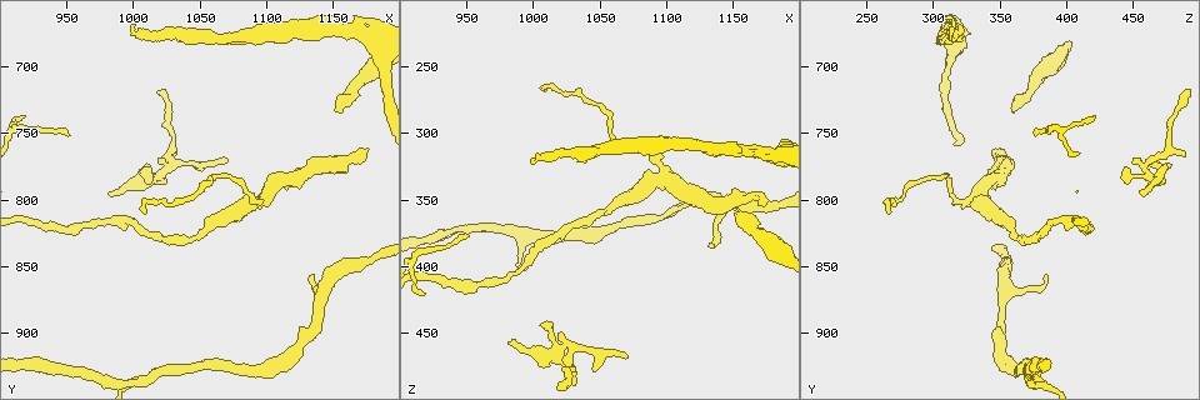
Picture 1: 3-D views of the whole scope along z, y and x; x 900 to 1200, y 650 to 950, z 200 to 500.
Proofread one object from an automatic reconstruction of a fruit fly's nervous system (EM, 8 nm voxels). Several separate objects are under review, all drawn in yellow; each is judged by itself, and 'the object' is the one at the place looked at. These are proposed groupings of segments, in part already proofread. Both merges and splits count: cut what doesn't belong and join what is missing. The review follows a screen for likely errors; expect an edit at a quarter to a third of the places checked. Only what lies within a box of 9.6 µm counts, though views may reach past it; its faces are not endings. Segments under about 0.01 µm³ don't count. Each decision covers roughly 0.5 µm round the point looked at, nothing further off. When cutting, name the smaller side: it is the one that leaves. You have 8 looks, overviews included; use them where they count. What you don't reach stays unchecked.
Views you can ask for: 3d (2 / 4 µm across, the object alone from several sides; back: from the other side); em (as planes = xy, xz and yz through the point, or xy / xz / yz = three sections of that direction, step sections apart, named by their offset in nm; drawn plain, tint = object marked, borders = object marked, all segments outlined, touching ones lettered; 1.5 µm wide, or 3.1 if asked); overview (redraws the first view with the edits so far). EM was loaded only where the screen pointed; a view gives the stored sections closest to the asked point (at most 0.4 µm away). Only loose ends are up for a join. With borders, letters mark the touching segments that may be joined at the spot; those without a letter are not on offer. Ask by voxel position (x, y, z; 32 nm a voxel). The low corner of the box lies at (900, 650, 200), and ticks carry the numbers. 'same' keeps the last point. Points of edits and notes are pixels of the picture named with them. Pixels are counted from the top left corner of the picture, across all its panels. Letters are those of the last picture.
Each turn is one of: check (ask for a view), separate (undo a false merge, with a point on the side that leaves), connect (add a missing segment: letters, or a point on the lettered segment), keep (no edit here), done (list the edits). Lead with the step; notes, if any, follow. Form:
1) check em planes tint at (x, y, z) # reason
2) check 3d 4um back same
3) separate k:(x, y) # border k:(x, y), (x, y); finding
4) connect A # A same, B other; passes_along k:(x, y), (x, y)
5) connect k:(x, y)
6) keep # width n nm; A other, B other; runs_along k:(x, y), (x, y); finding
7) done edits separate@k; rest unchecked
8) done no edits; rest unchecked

check em xz step 4 tint at (982, 796, 458) # tapers out

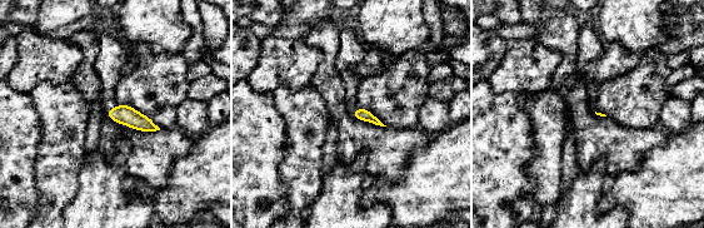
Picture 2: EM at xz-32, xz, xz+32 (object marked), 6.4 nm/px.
check em planes borders same # another direction

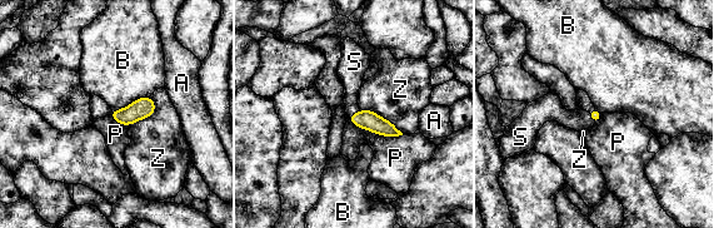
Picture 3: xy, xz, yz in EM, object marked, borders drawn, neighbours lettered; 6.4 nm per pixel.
connect S # longest_contact P 380 nm; A other, B other, P other, S same, Z other; passes_along 3:(365, 119), (355, 113), (351, 74); the neuron continues

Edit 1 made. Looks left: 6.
check em xy step 8 tint at (1132, 854, 386) # thin end

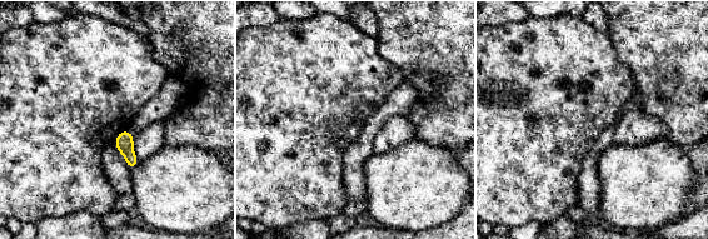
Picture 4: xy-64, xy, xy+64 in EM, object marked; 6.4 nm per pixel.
check em planes borders same # cut it another way

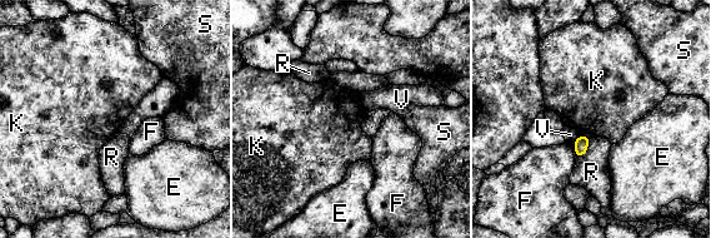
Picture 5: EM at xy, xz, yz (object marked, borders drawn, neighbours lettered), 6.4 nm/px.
keep # longest_contact R 170 nm; E other, F other, K other, R other, S other, V other; border 5:(579, 134), (586, 134), (590, 138); no lettered segment goes on from it

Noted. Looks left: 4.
check 3d 4um back at (998, 672, 322) # branch stops here

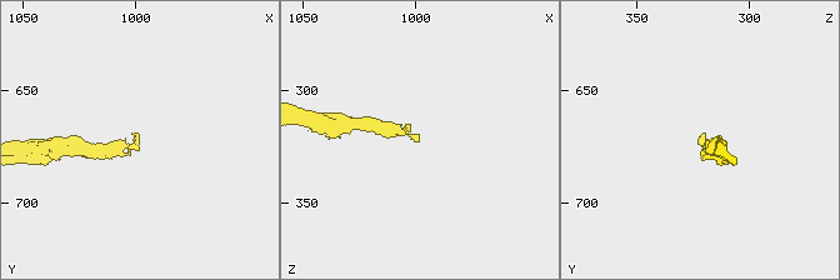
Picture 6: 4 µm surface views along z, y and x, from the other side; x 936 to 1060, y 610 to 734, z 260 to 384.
check em xy step 4 borders at (999, 672, 322) # now the EM

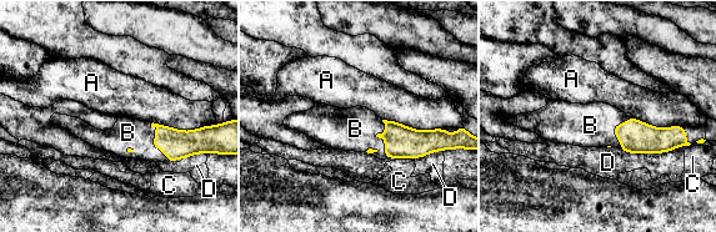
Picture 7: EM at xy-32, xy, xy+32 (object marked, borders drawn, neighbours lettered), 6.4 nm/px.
check em planes borders same

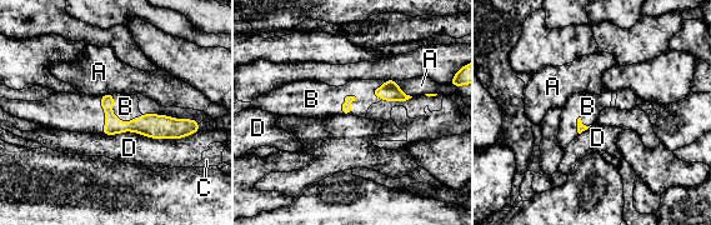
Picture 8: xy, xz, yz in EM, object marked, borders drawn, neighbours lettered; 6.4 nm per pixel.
connect B # longest_contact D 600 nm; A other, B same, C other, D other; the neuron continues

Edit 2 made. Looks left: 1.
done edits connect@3, connect@8; rest unchecked

